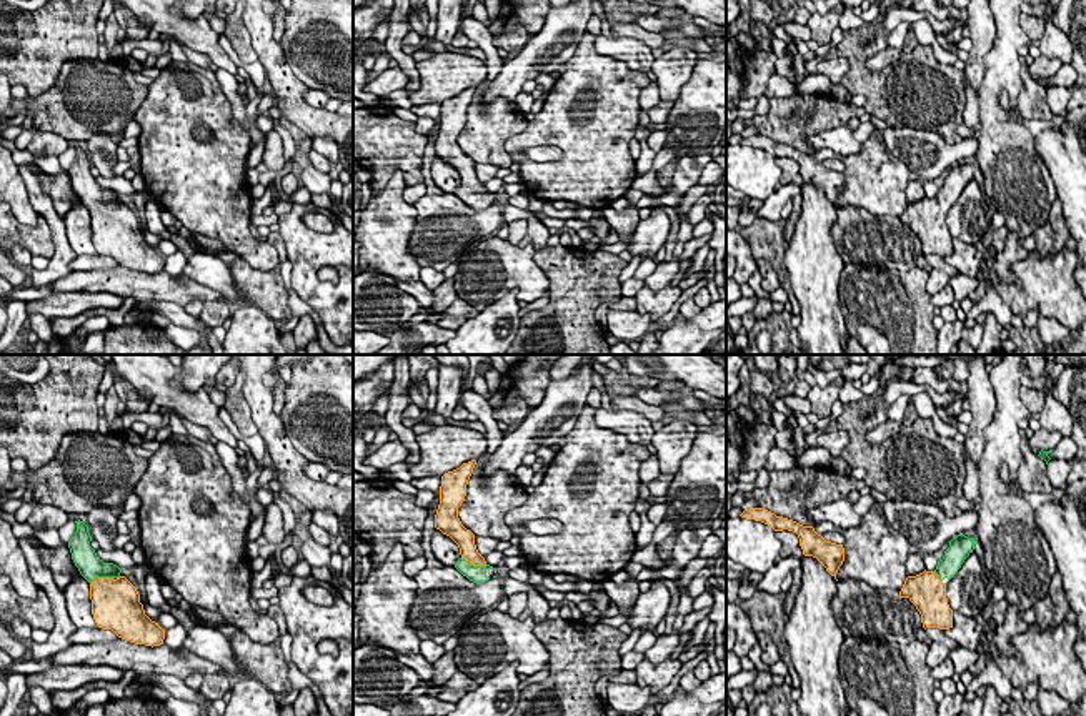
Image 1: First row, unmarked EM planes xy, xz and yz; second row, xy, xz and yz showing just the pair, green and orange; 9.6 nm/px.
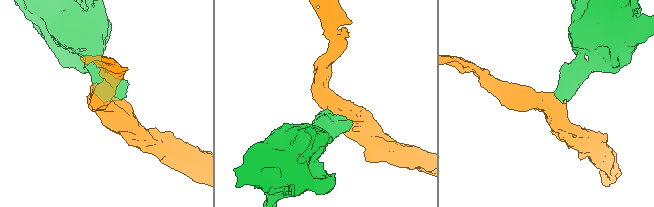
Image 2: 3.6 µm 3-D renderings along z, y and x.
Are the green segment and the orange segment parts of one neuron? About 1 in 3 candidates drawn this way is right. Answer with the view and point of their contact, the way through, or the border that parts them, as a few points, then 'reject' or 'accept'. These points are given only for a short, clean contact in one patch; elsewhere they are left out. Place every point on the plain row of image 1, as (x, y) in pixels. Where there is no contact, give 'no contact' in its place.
contact xz (472, 192); way xz (473, 200), (472, 192), (465, 167); accept

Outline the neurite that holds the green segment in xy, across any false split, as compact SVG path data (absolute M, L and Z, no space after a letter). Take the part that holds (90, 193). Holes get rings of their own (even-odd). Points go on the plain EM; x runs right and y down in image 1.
M83 148L68 168L72 186L90 210L92 241L98 255L112 256L118 265L145 273L160 273L165 256L152 248L140 230L137 215L122 203L113 190L103 190L90 173L92 163Z

